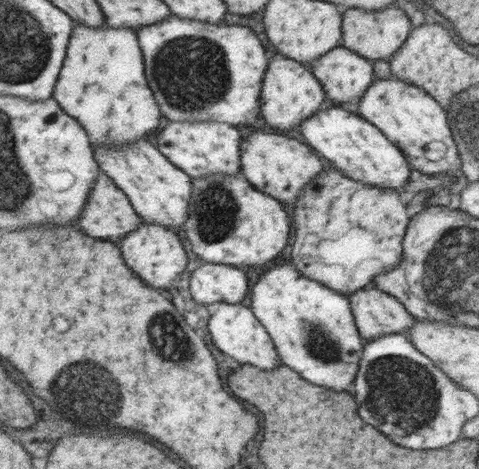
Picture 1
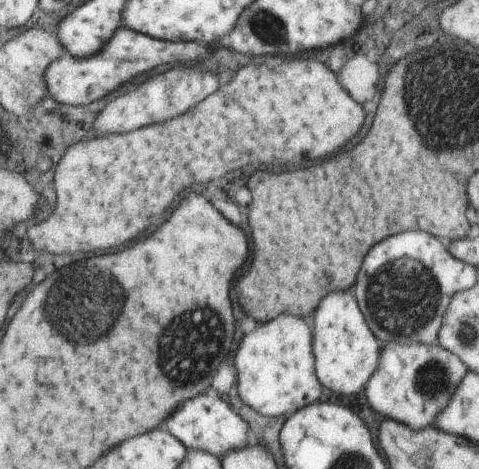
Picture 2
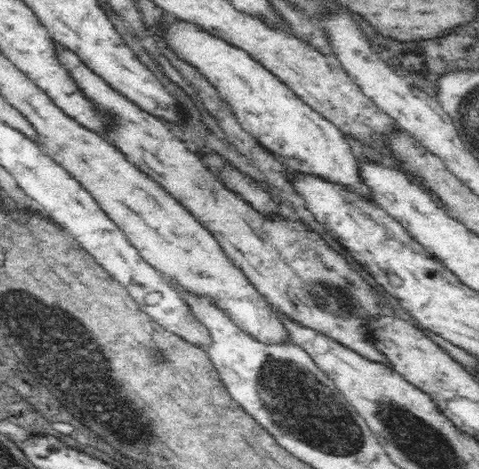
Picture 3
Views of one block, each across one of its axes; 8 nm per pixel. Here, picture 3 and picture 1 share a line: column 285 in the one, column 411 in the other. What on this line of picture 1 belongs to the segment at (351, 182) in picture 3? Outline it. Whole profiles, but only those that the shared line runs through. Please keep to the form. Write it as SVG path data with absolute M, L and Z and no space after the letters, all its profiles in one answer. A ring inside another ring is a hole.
M389 76L385 80L375 78L375 84L371 84L361 96L357 104L357 114L359 118L365 118L367 122L375 124L395 146L399 146L411 168L417 168L421 172L429 172L431 168L435 172L453 170L453 174L457 174L457 170L461 168L461 160L457 158L457 150L447 128L445 112L439 108L435 98L417 84L401 82L395 76ZM427 146L431 146L433 150L429 150ZM441 150L445 152L441 154ZM433 154L437 154L437 162L429 160L433 158Z

